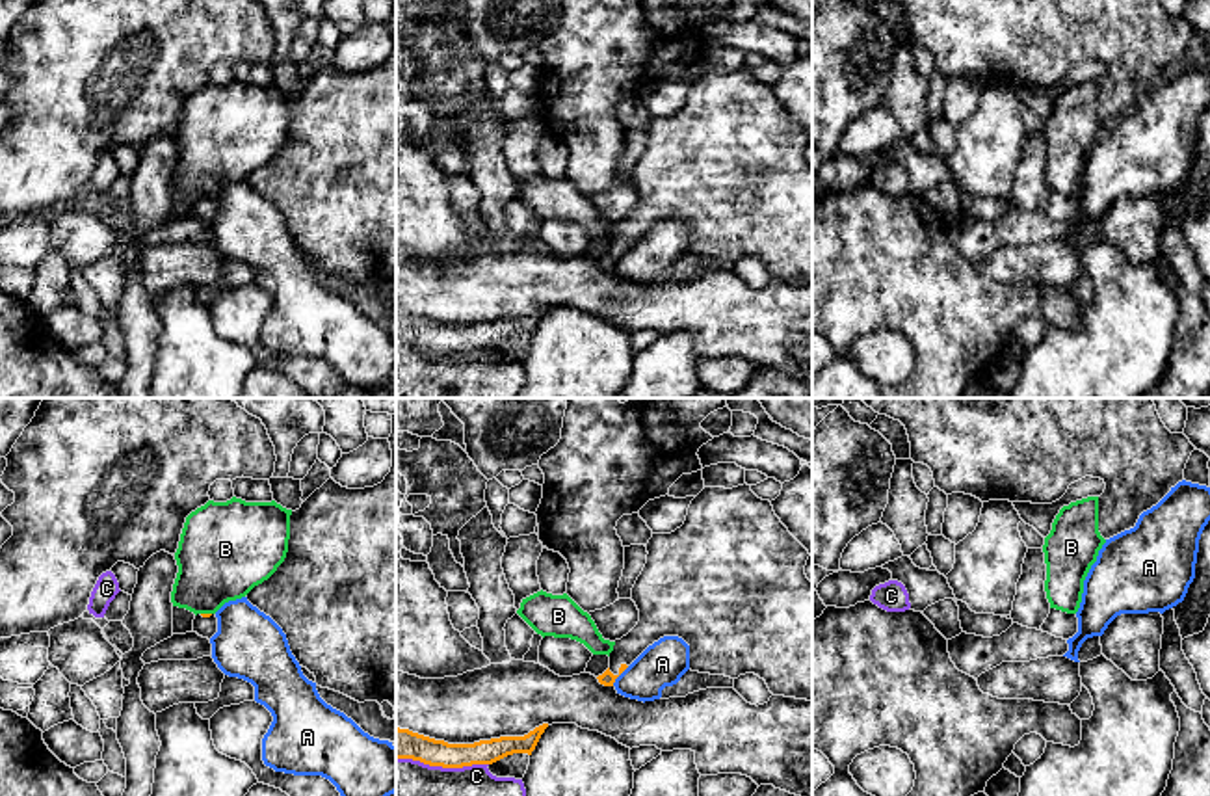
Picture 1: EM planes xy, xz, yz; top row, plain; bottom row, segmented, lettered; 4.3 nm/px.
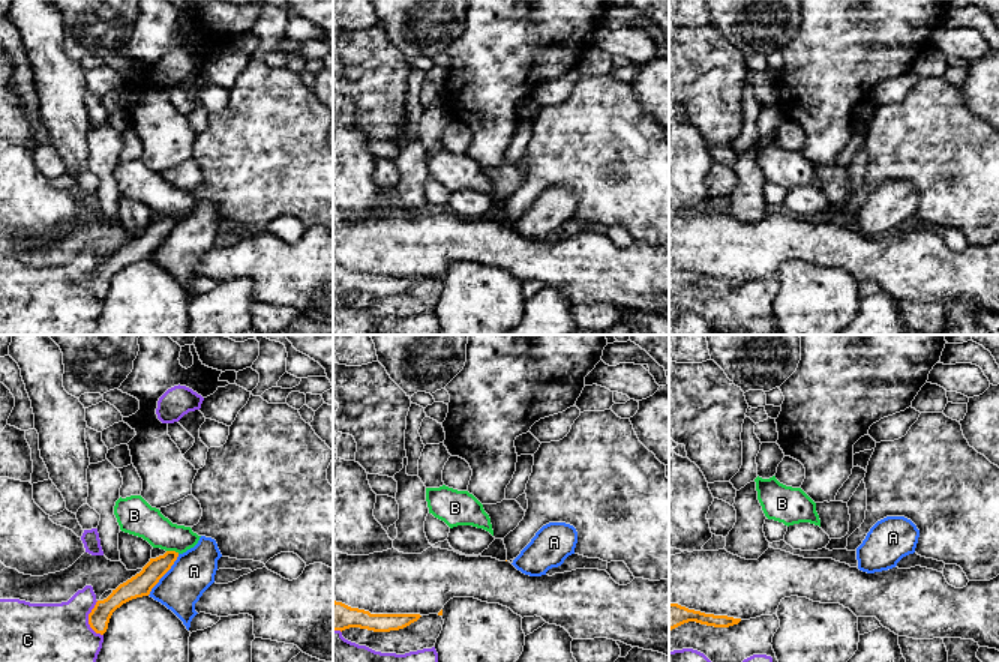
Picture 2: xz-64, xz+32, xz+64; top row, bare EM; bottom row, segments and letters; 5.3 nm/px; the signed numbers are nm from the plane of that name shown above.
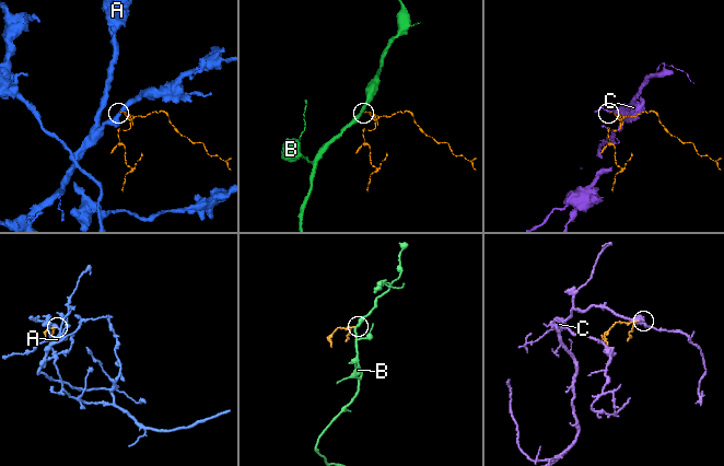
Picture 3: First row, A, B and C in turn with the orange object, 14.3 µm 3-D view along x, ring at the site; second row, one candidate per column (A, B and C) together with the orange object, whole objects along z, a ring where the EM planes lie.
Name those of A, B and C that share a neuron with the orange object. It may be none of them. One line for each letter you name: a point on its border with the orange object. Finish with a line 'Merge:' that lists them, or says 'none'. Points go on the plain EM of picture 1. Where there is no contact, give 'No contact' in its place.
Merge: none

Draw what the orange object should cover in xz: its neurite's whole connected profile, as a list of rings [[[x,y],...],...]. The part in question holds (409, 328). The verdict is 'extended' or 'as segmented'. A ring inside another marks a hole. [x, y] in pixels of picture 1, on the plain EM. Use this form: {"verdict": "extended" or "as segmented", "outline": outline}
{"verdict": "as segmented", "outline": [[[543,307],[524,320],[500,320],[474,327],[448,327],[396,311],[396,342],[413,342],[442,352],[493,348],[513,337],[532,338],[546,311],[548,307]]]}

